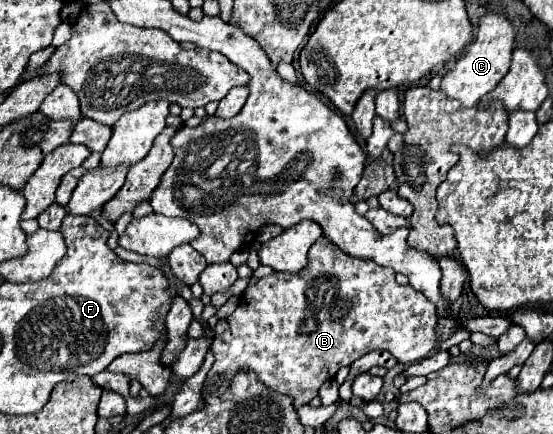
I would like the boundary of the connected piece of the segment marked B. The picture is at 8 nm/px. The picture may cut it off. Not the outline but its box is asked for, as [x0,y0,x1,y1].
[204,236,440,410]

